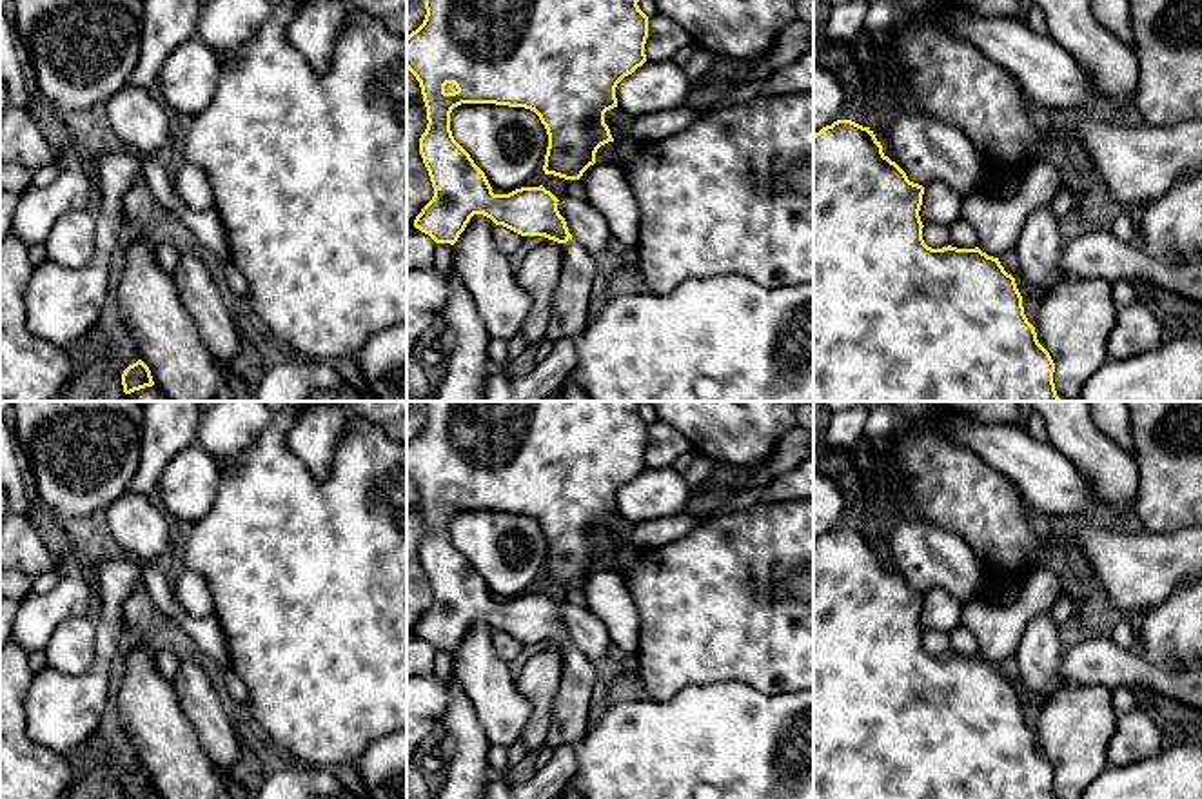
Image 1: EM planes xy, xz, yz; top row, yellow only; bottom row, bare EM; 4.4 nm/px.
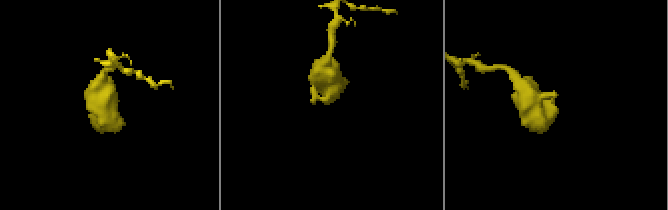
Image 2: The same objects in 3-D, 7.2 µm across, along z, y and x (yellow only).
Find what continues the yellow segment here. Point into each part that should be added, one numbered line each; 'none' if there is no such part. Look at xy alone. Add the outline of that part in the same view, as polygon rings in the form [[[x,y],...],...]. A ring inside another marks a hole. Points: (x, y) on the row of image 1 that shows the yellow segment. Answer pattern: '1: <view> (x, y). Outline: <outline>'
none

